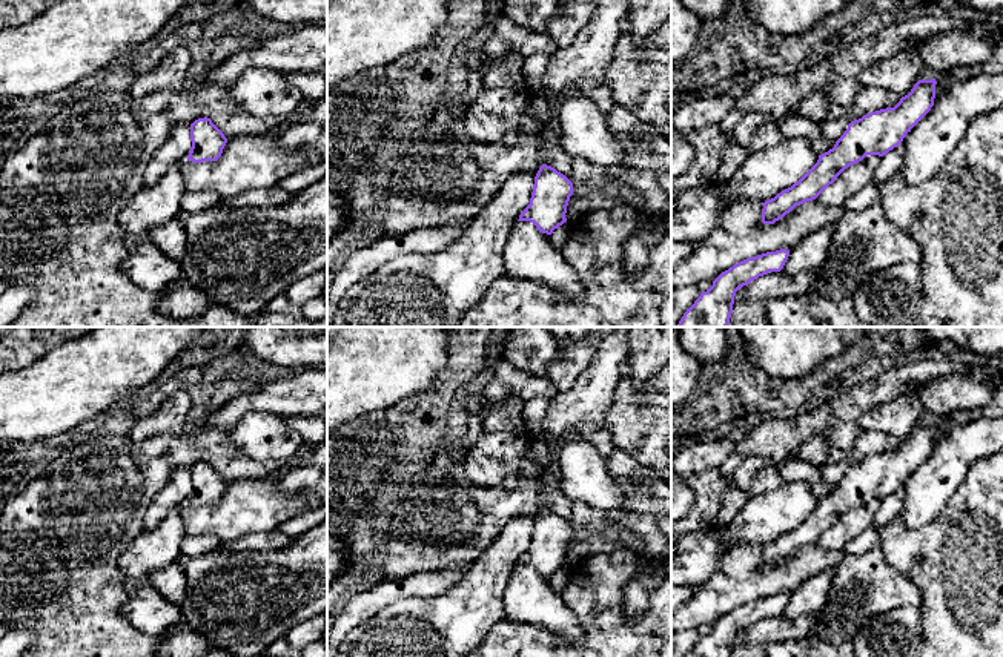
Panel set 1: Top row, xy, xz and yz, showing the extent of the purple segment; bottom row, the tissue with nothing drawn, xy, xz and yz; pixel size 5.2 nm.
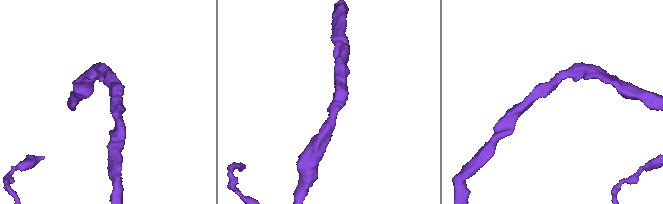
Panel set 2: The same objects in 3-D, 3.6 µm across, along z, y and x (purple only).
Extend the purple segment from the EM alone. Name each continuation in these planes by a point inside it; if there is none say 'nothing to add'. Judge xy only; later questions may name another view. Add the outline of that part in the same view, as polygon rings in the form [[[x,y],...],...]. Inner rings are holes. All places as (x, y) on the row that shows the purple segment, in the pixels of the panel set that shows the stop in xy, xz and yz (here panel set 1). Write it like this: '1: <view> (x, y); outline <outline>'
nothing to add

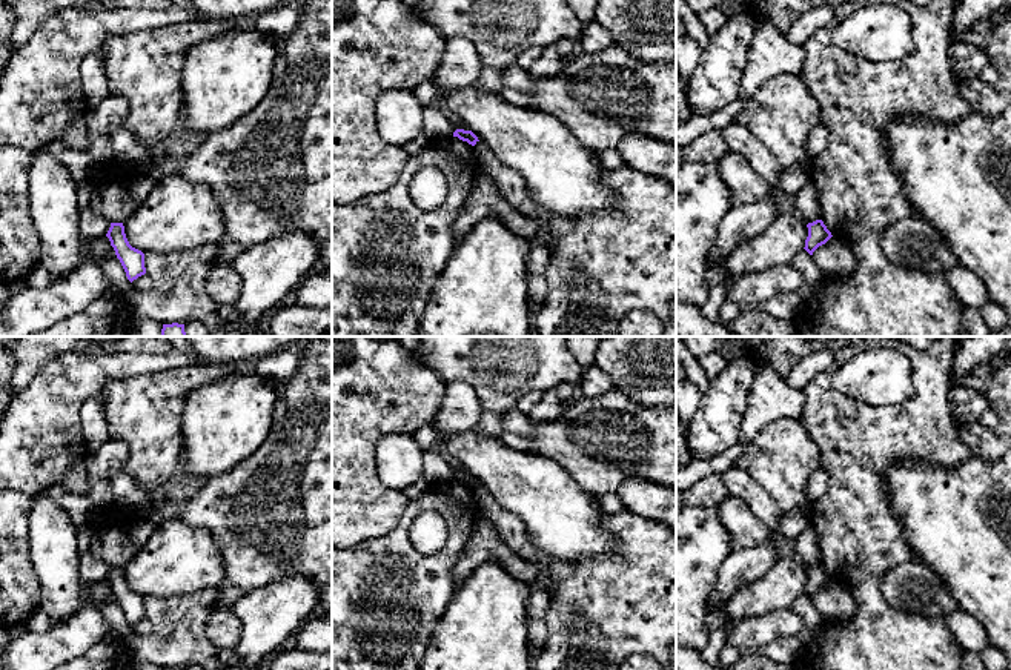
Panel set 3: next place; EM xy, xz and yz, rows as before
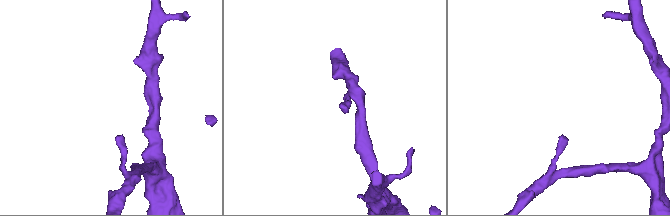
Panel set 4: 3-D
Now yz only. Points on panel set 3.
nothing to add

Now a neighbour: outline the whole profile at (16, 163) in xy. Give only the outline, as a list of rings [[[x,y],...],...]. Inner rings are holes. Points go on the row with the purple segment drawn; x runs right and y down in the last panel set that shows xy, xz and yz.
[[[0,146],[0,192],[26,195],[29,191],[29,171],[34,152]]]

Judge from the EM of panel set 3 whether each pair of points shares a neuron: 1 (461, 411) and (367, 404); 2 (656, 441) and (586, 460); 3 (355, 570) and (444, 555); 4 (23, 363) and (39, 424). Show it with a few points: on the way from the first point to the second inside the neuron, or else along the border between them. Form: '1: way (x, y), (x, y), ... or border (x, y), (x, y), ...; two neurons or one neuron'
1: border (446, 384), (443, 404), (430, 423); two neurons
2: way (639, 441), (616, 441), (603, 455); one neuron
3: way (377, 570), (387, 567), (423, 567); one neuron
4: border (54, 358), (16, 392); two neurons

